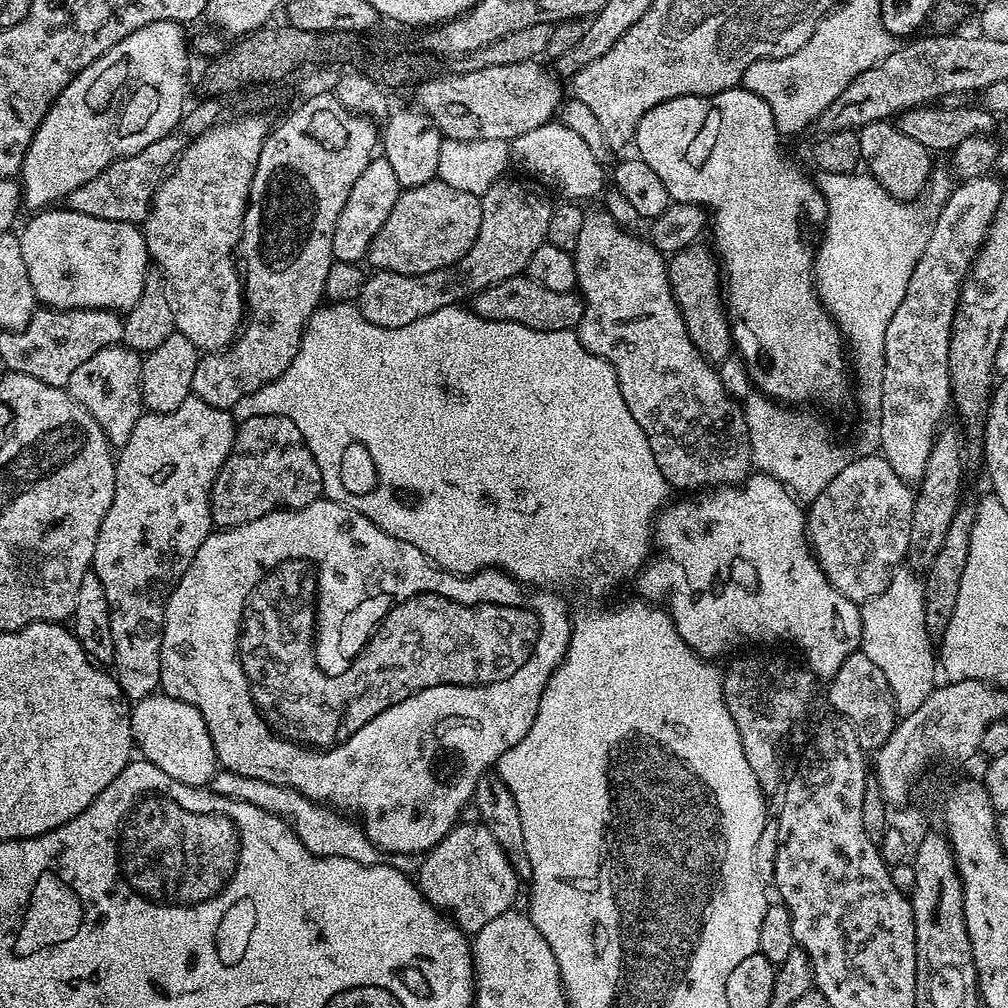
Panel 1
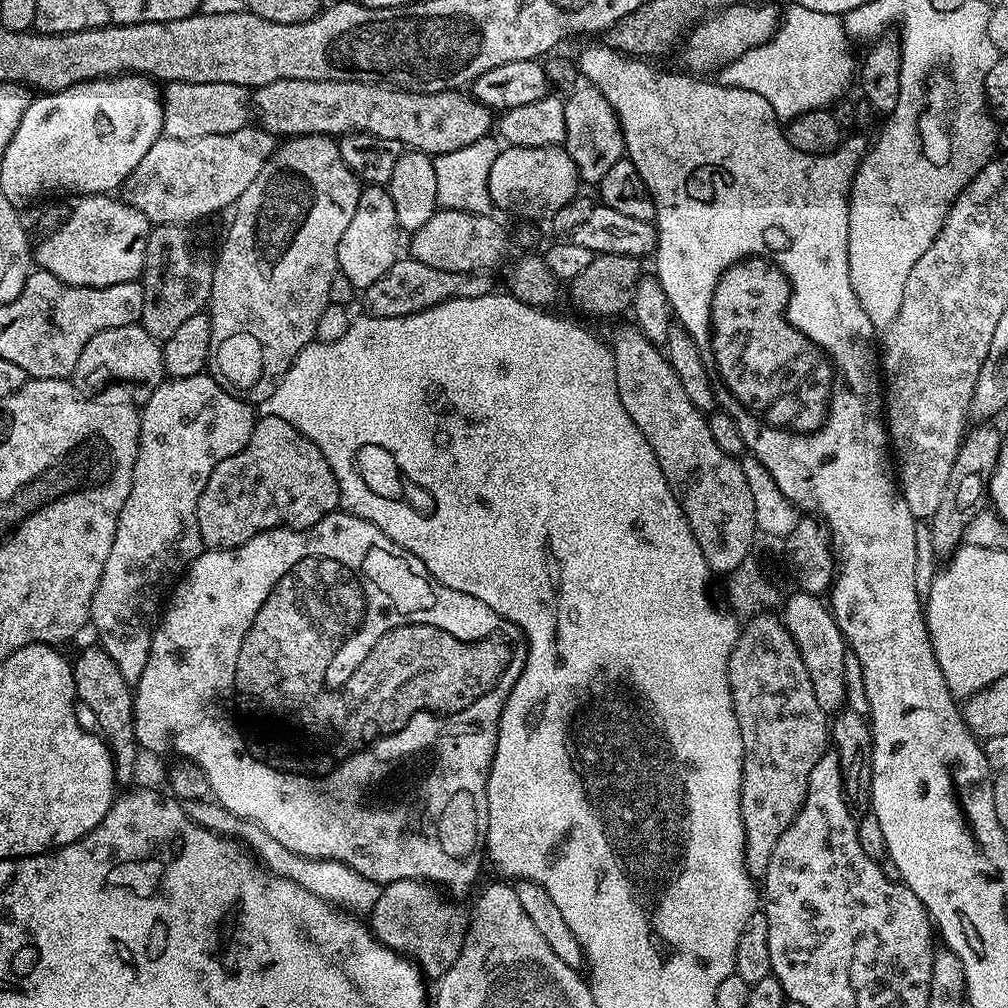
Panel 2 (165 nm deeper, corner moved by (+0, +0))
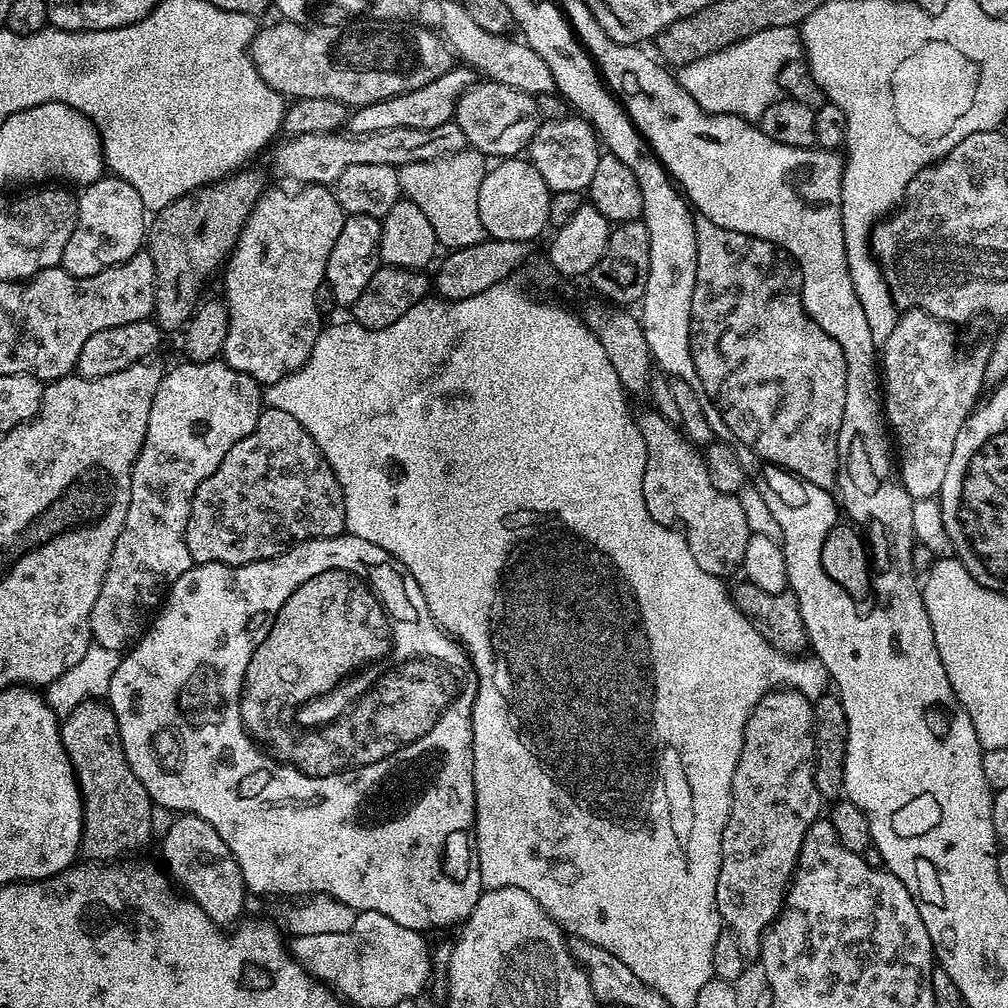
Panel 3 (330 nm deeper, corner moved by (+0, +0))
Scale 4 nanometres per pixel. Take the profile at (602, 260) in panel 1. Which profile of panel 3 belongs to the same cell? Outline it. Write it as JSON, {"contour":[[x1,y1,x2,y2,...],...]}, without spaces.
{"contour":[[648,410,641,416,637,415,635,422,646,442,646,474,642,474,642,498,646,498,646,510,650,510,650,518,659,524,675,526,683,532,690,546,690,554,694,554,694,562,698,562,706,574,728,578,732,571,736,572,741,567,750,535,739,495,731,496,722,494,722,490,714,490,710,474,706,474,706,462,701,449,658,411]]}

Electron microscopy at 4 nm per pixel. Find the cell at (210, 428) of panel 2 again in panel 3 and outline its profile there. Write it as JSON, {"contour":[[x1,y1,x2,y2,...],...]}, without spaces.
{"contour":[[223,359,183,363,165,371,158,394,154,394,150,422,146,422,146,438,132,471,126,522,118,534,118,542,114,542,114,554,110,558,102,590,98,590,98,602,94,602,94,610,90,614,92,639,106,646,106,650,123,653,131,649,144,635,154,613,163,605,168,589,192,568,190,550,186,550,186,522,194,494,201,482,218,470,230,446,234,446,234,442,242,442,242,438,254,430,262,411,261,385,254,378,225,364]]}

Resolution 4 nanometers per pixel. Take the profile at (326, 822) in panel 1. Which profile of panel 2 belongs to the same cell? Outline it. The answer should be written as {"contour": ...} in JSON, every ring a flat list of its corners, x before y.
{"contour":[[215,799,185,800,183,805,186,810,186,818,198,822,198,826,211,832,219,832,232,838,240,834,236,832,240,832,244,828,243,843,251,849,255,859,263,864,272,875,281,876,290,882,298,882,298,886,302,886,302,890,310,890,310,894,328,901,333,906,343,905,343,900,349,898,350,887,356,882,355,872,350,866,337,860,322,860,294,854,286,846,282,846,282,842,274,842,274,838,270,838,270,834,266,834,266,830,262,830,256,824,245,823,239,816,235,816,233,812,226,810,221,804,217,804]]}

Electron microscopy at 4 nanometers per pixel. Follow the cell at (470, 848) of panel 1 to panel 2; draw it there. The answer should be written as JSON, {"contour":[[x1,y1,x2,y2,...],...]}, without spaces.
{"contour":[[399,880,383,885,372,904,372,935,380,943,416,961,428,978,439,978,454,966,468,933,469,917,459,916,433,885,418,880]]}

